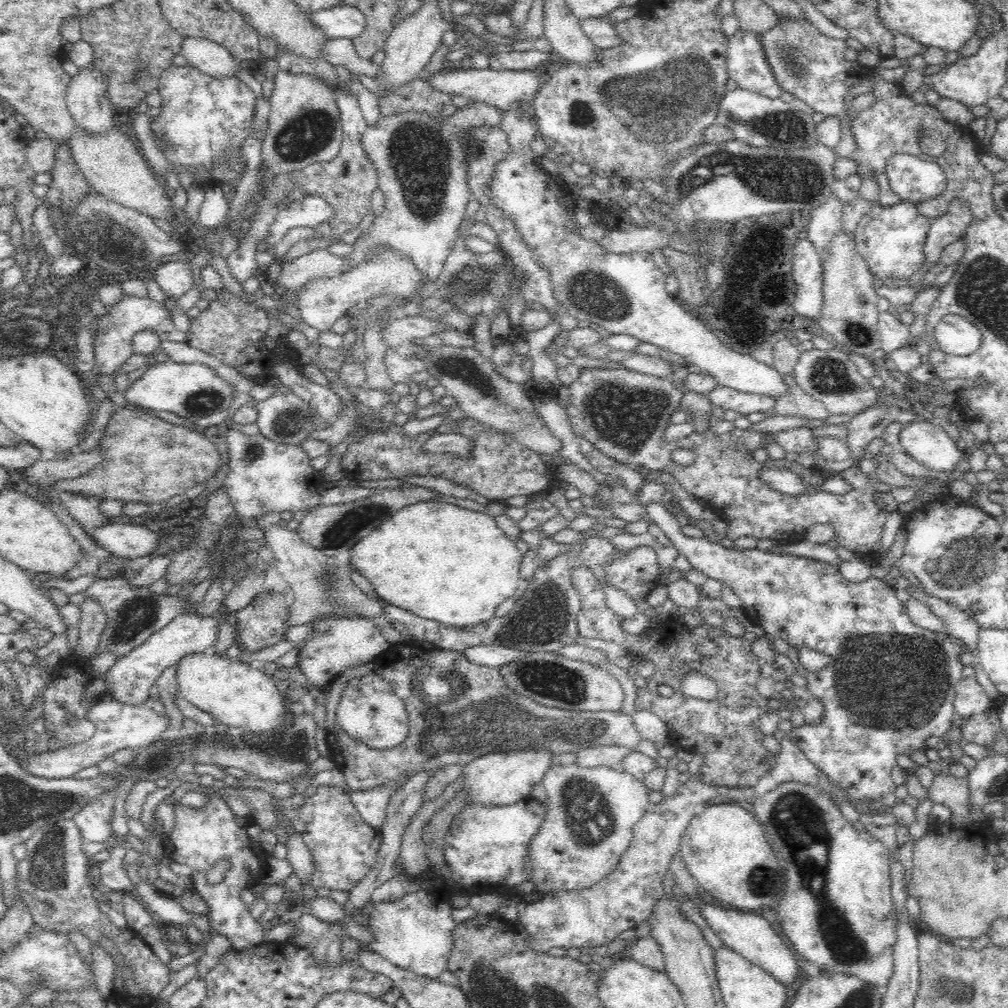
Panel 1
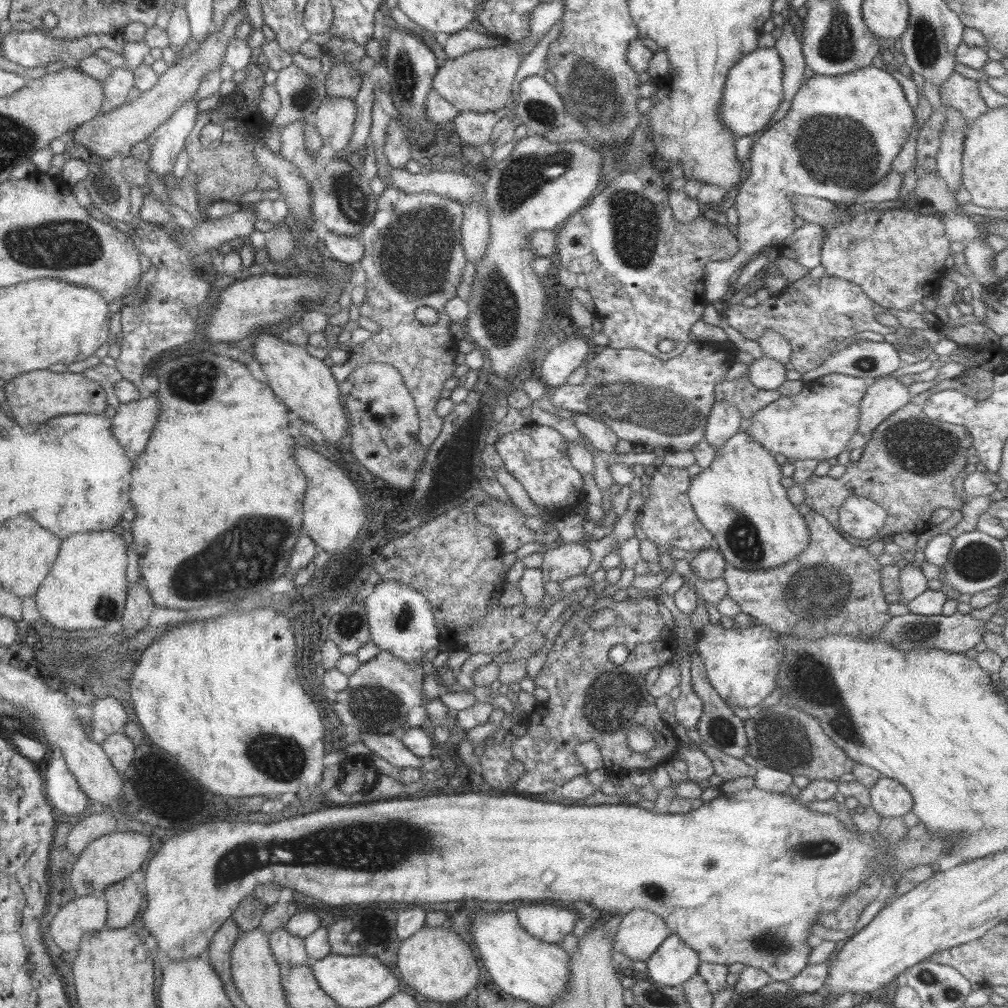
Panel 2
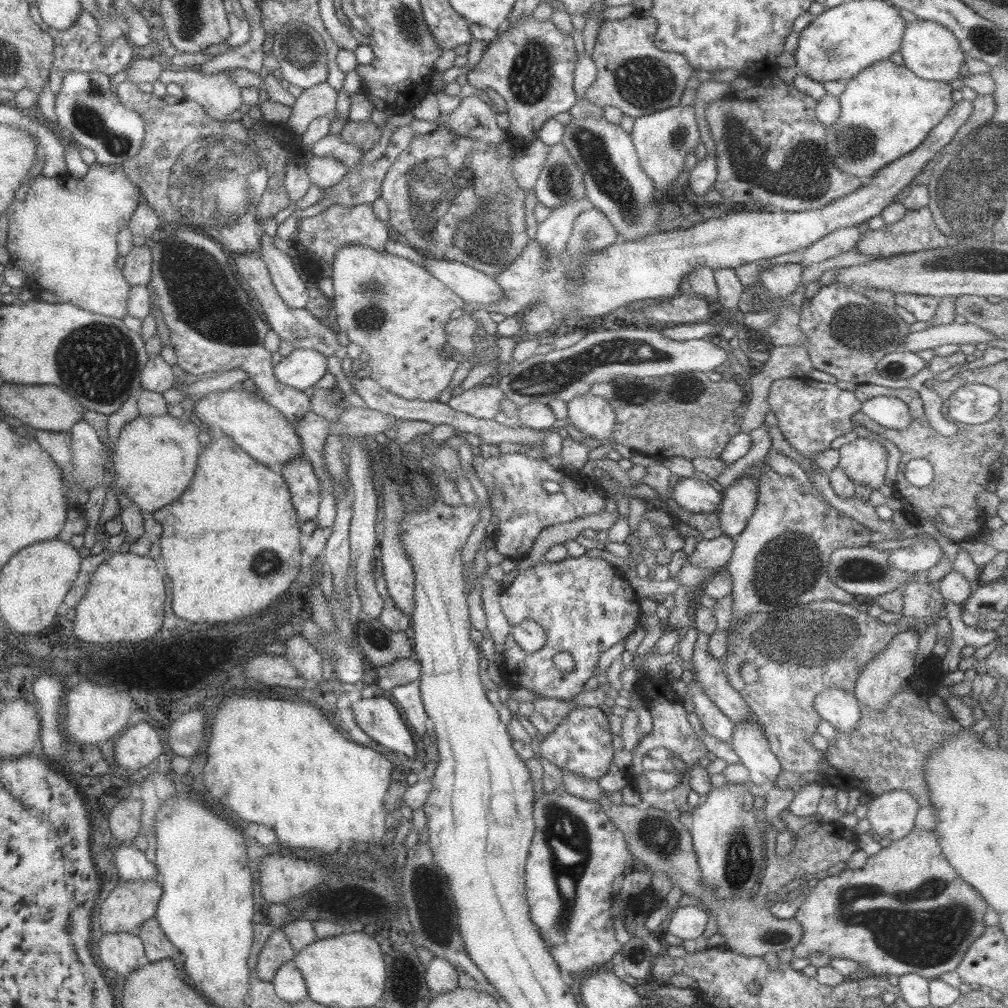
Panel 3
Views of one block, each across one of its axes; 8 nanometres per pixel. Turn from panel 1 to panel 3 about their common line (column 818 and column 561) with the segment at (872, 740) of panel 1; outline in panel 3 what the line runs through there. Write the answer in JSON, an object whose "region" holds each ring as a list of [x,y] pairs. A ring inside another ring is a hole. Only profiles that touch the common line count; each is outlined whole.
{"region":[[[569,556],[560,562],[541,562],[521,572],[508,588],[503,589],[499,602],[501,611],[512,627],[526,620],[534,621],[545,630],[547,637],[540,650],[527,653],[515,643],[511,634],[507,636],[502,652],[503,664],[499,666],[503,683],[509,684],[514,689],[526,688],[533,694],[538,694],[539,698],[573,700],[584,691],[584,684],[592,678],[596,663],[599,662],[603,652],[625,641],[637,629],[642,614],[639,600],[640,598],[624,577],[624,573],[602,557]],[[560,652],[571,654],[570,671],[561,671],[555,665],[554,656]],[[572,702],[570,705],[571,710],[563,722],[556,725],[555,730],[547,734],[540,743],[537,748],[538,756],[556,764],[561,770],[575,772],[584,778],[598,781],[614,767],[612,762],[614,746],[606,716],[607,710],[603,707],[576,707]]]}

